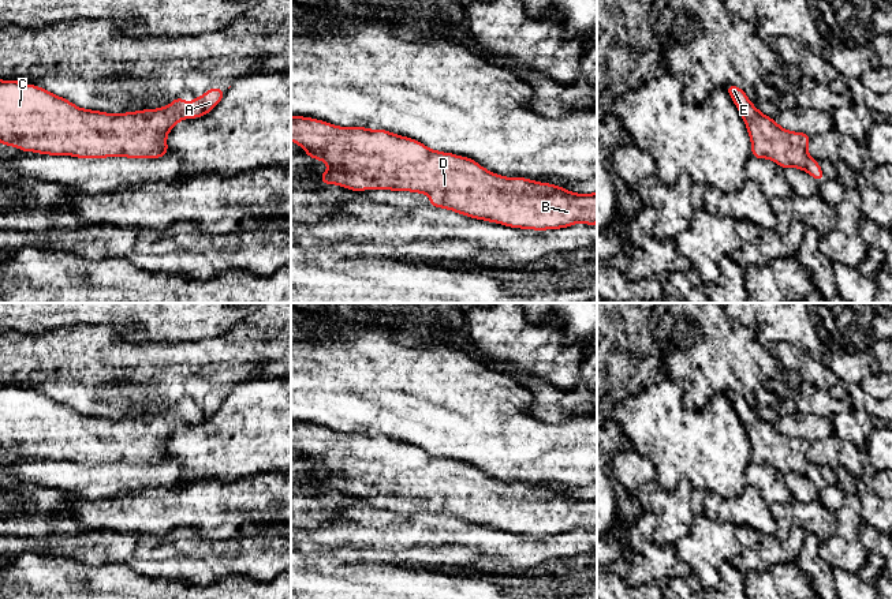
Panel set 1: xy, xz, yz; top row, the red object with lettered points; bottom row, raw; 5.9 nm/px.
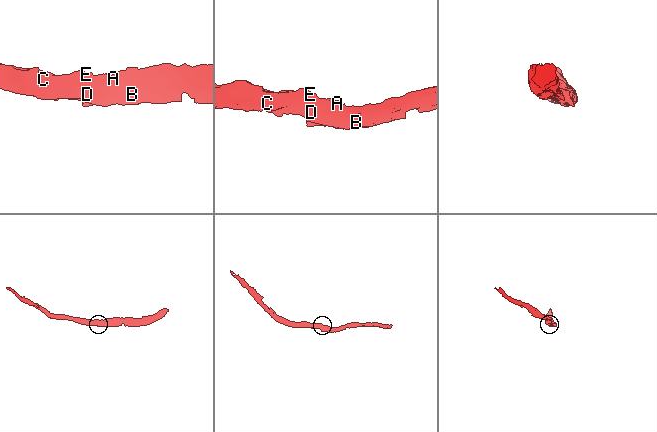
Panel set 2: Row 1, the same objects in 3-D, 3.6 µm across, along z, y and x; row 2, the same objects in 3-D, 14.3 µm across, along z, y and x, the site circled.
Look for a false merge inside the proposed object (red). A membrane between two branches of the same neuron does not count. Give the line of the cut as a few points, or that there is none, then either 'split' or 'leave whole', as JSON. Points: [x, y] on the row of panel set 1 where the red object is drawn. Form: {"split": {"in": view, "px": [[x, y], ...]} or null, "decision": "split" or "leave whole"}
{"split": null, "decision": "leave whole"}

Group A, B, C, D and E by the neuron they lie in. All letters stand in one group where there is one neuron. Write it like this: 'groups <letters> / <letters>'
groups A B C D E

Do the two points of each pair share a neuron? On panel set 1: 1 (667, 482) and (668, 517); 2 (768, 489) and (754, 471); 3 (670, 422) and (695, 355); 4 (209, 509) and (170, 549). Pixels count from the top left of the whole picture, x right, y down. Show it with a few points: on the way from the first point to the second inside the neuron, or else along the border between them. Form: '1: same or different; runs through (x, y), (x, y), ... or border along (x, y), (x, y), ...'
1: different; border along (652, 461), (664, 490), (683, 479), (693, 487)
2: same; runs through (768, 485), (758, 475)
3: different; border along (667, 375), (690, 410), (713, 396)
4: different; border along (176, 528), (165, 535), (145, 534)

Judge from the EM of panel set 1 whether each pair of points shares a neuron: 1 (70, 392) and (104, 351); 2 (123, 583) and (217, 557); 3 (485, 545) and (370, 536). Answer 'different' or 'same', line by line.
1: same
2: different
3: same

